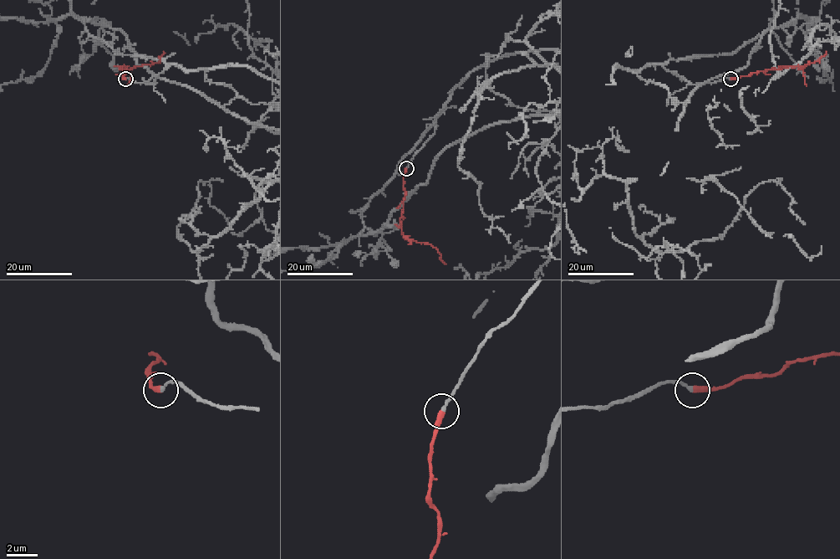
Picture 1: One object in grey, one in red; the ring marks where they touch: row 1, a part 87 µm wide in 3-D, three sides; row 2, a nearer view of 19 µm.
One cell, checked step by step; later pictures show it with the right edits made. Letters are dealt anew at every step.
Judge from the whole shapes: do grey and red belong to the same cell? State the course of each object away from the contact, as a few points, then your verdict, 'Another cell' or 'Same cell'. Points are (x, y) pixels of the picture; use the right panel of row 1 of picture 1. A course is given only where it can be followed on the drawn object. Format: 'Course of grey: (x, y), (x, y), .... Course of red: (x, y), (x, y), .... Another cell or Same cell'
Course of red: (731, 79), (783, 67), (798, 66), (801, 69), (818, 60), (827, 52). Same cell

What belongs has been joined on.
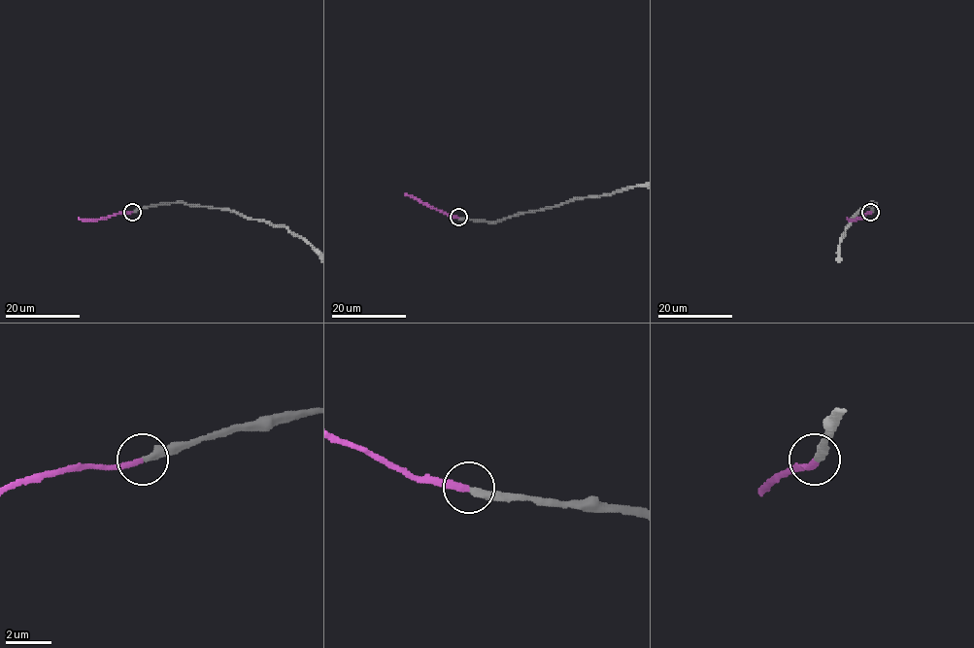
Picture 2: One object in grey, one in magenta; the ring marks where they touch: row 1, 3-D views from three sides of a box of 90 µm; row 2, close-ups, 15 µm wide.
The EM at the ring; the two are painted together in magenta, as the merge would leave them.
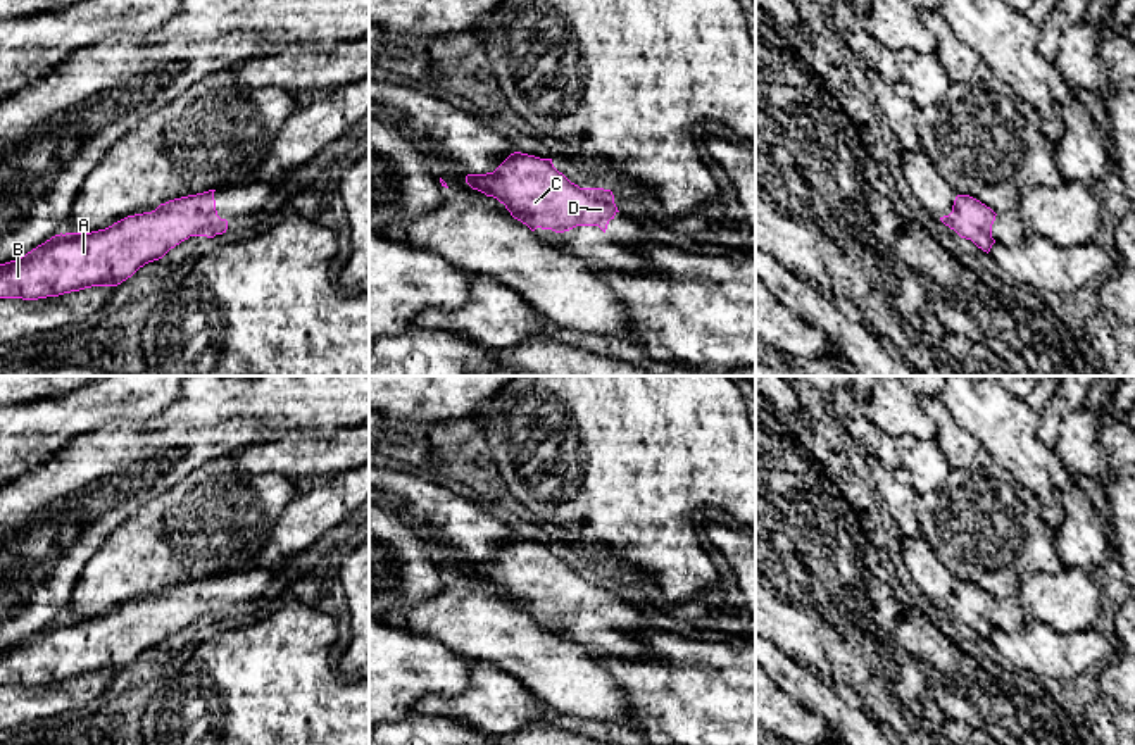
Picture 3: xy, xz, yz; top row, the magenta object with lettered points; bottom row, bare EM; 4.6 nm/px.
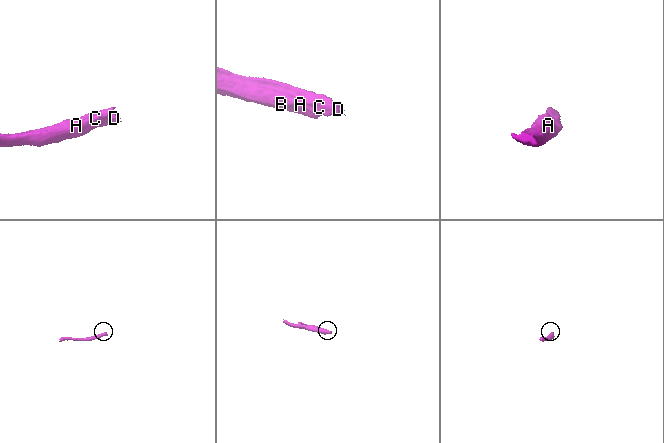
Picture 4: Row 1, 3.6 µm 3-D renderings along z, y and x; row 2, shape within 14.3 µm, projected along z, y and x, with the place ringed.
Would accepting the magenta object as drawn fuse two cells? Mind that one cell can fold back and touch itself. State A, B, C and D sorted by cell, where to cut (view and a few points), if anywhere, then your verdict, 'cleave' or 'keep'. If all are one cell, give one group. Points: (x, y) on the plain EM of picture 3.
groups A B C D; cut none; keep

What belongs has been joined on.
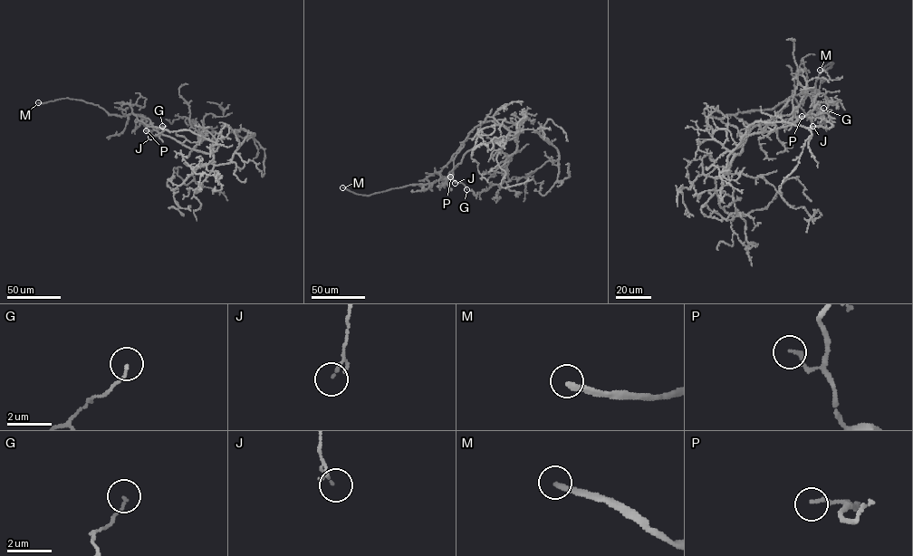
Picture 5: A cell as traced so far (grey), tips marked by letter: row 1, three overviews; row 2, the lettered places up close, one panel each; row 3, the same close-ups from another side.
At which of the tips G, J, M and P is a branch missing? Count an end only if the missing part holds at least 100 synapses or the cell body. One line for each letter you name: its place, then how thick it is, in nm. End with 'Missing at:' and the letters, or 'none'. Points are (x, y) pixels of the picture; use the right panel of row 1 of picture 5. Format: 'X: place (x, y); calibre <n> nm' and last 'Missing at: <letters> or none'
M: place (820, 70); calibre 240 nm
Missing at: M

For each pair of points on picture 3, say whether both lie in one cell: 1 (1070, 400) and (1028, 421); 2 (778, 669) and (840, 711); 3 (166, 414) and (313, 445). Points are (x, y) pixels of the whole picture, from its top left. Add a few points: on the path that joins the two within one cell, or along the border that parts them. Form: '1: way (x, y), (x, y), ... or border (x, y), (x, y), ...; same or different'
1: border (1039, 413), (1039, 440), (1053, 449); different
2: way (794, 680), (825, 702); same
3: border (318, 430), (290, 428), (276, 438), (257, 444); different

